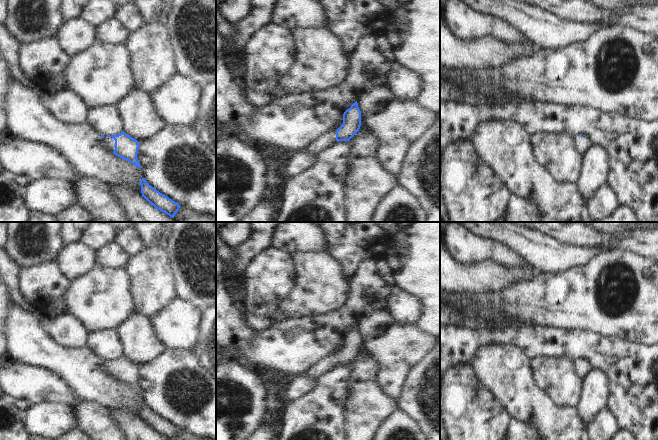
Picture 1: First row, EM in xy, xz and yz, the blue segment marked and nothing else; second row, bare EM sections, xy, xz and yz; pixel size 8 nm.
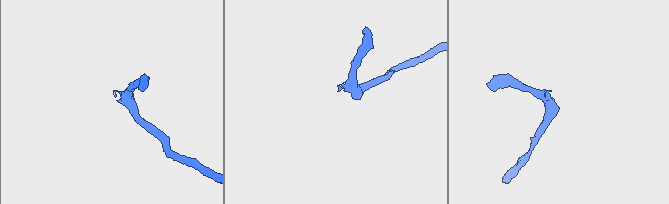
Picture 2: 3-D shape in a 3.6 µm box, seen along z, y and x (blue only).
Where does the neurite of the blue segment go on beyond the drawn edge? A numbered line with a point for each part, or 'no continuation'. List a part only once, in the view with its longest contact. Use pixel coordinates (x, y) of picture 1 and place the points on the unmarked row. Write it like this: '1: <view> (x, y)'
1: xy (108, 366)

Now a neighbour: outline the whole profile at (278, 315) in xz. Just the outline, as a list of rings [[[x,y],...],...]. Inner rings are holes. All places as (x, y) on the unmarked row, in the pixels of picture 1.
[[[279,307],[271,314],[270,317],[273,320],[273,323],[282,322],[292,318],[290,314],[282,311]]]

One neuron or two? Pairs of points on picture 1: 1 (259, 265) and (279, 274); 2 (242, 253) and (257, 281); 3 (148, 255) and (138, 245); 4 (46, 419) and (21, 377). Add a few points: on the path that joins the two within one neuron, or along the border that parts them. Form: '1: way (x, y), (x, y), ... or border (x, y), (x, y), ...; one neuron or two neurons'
1: way (264, 270), (268, 274), (274, 274); one neuron
2: border (265, 248), (247, 265), (242, 287); two neurons
3: border (145, 246), (130, 256); two neurons
4: border (60, 403), (38, 403), (32, 405); two neurons

